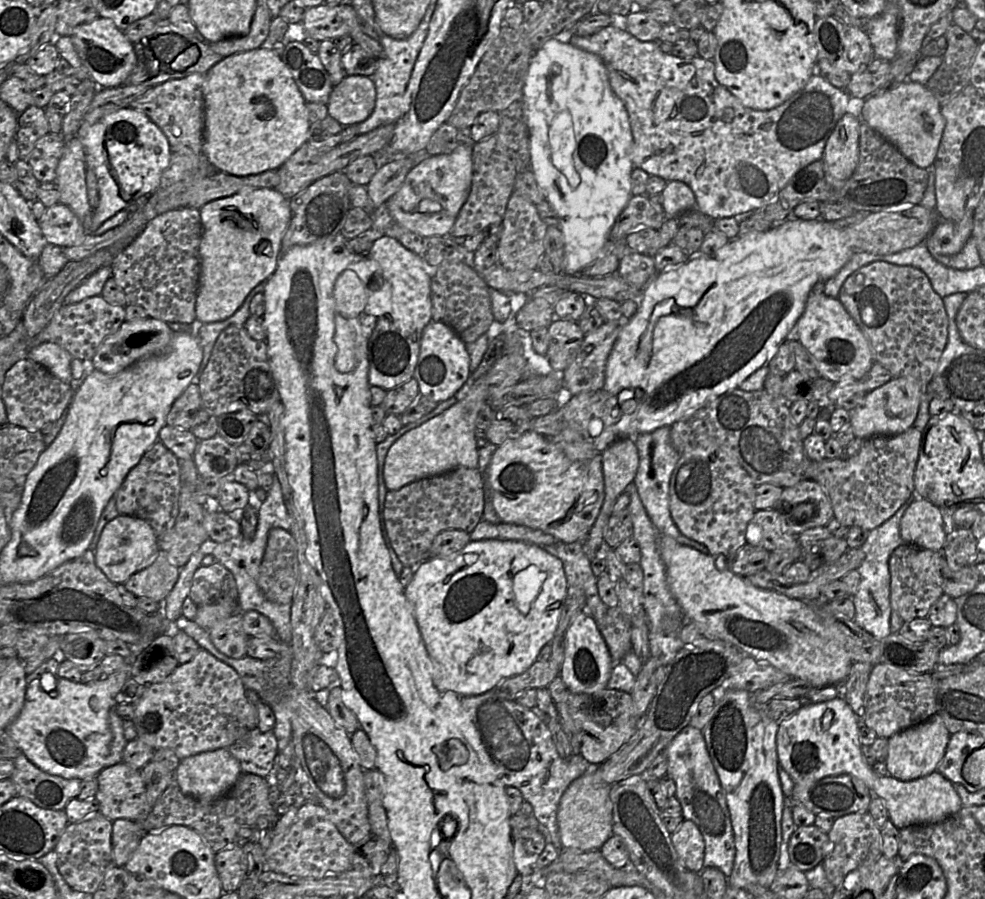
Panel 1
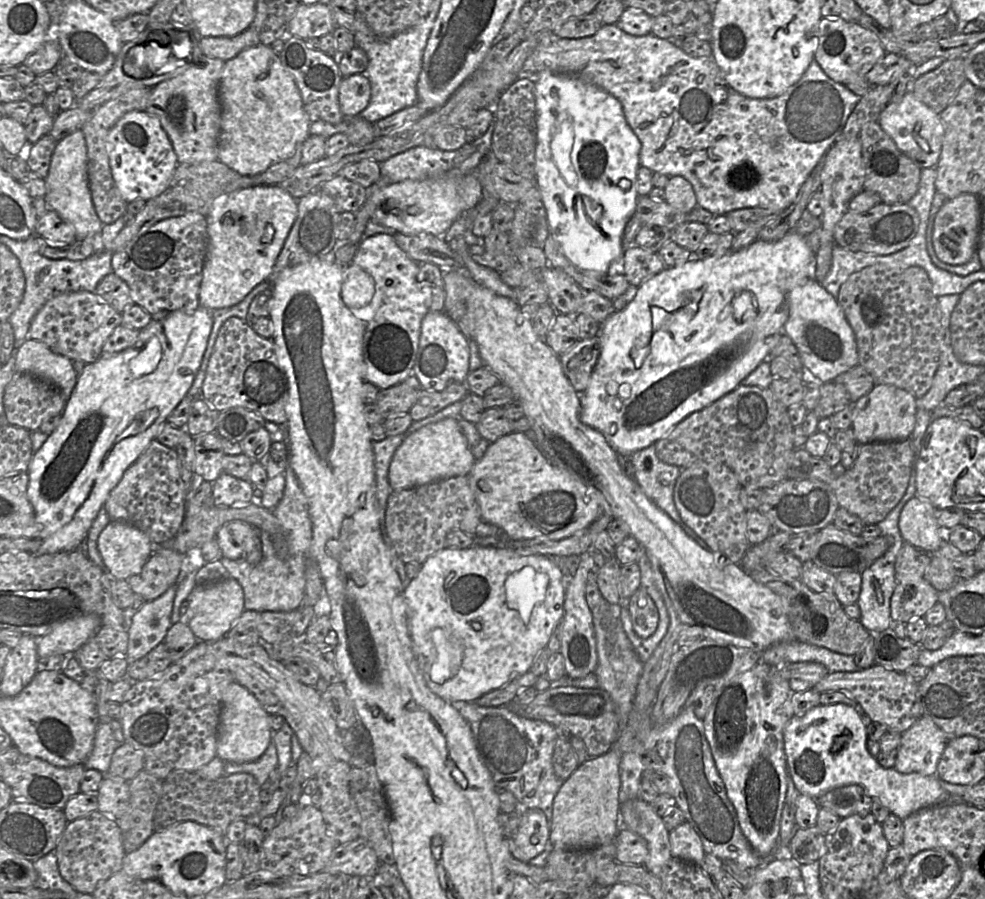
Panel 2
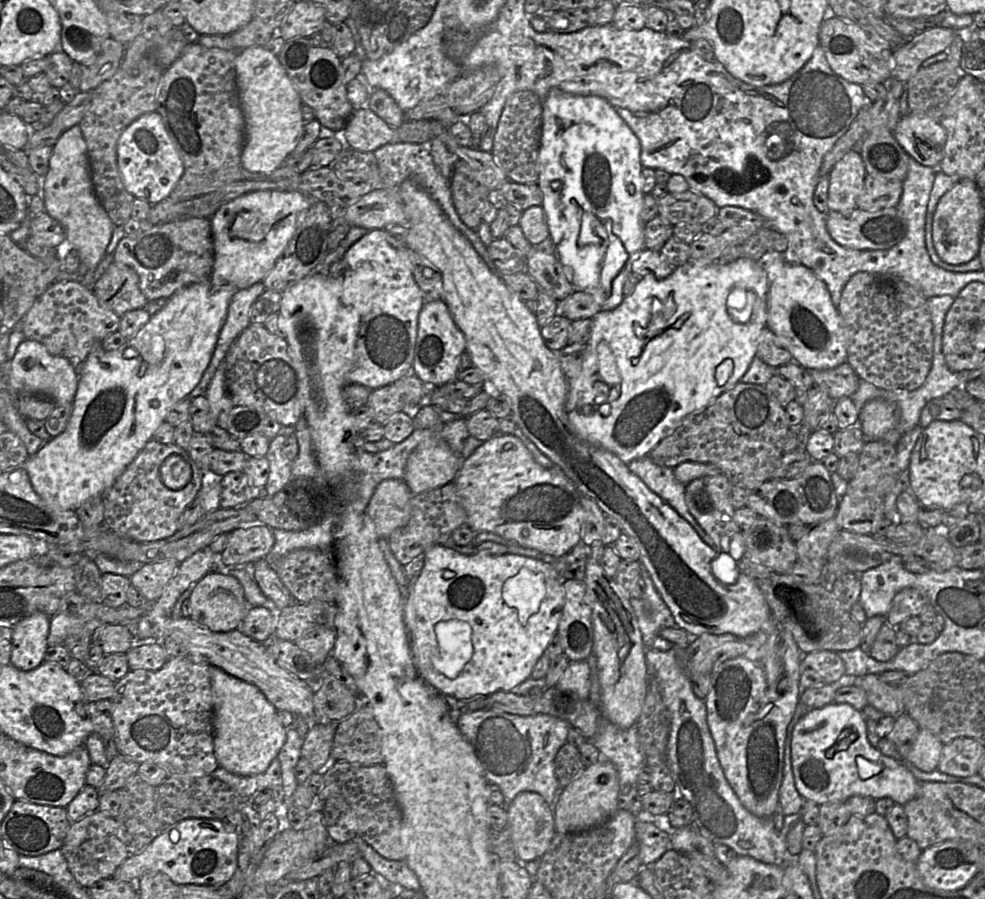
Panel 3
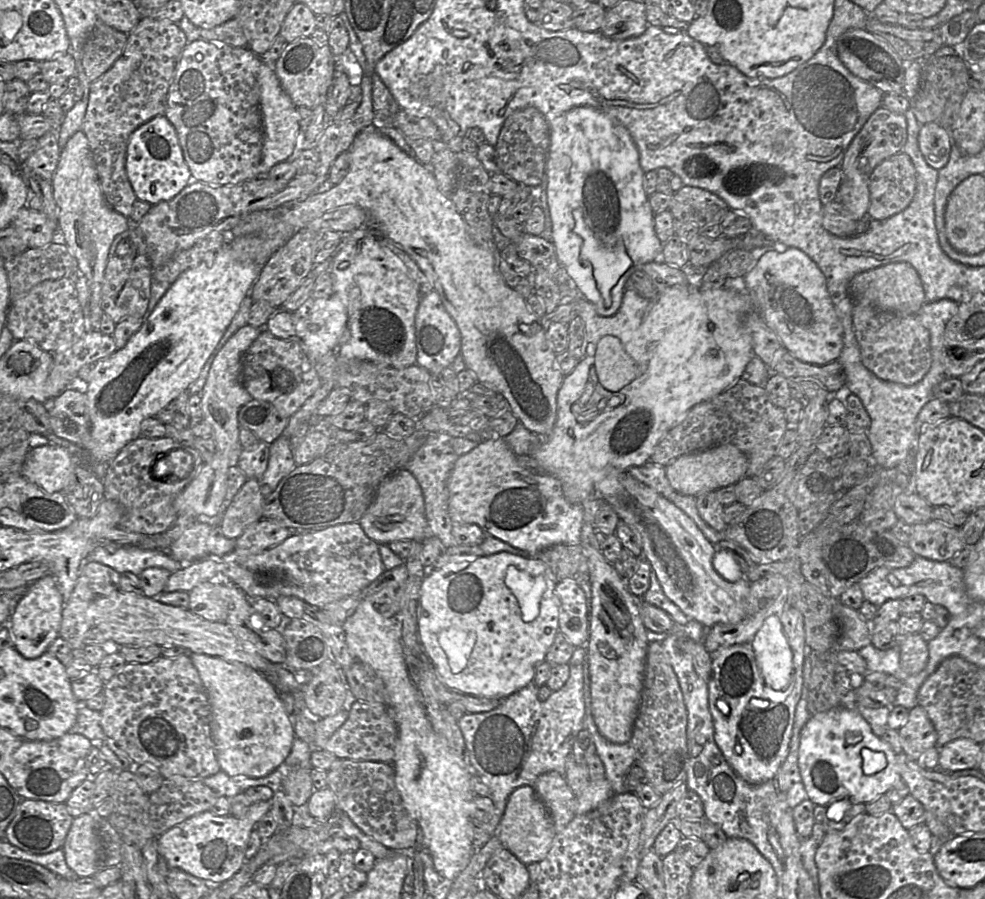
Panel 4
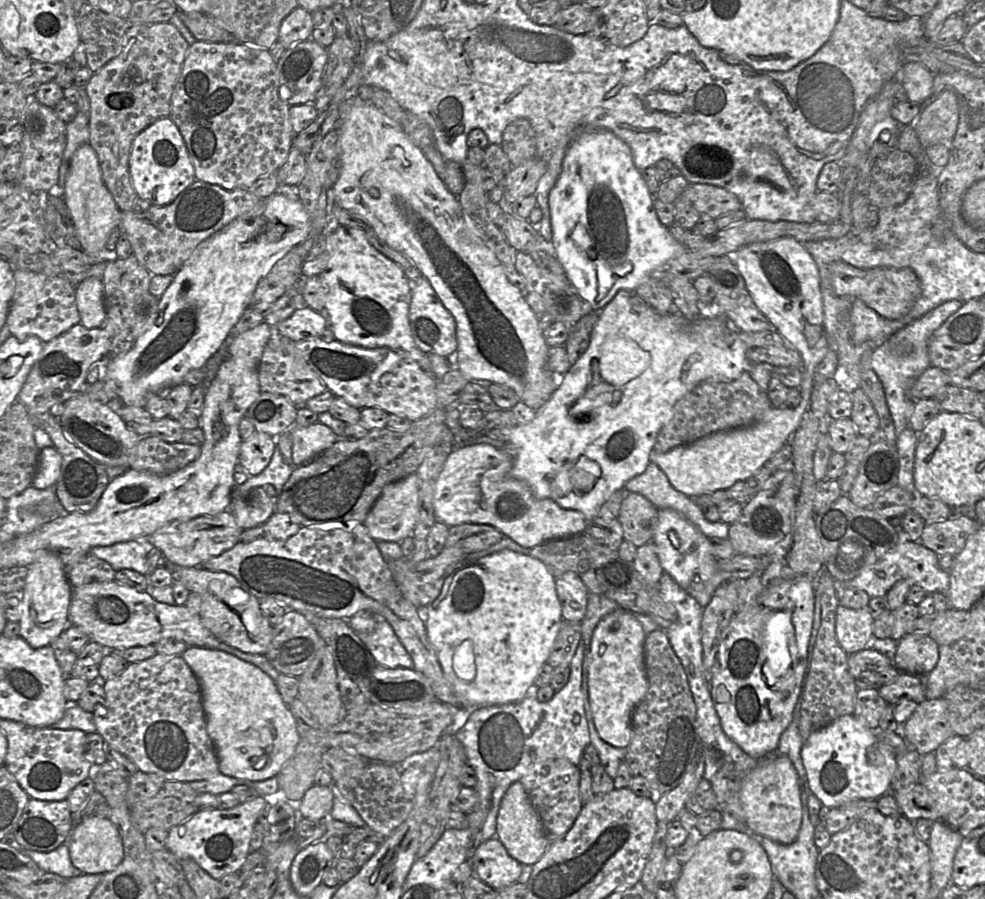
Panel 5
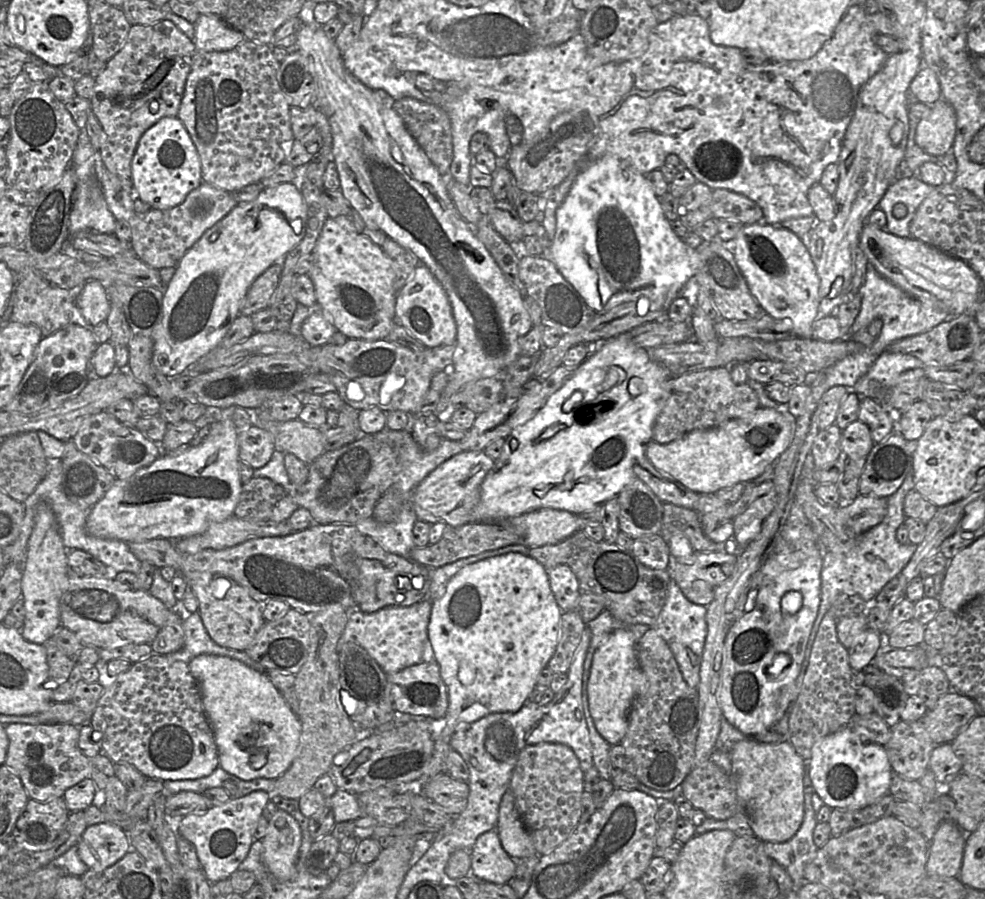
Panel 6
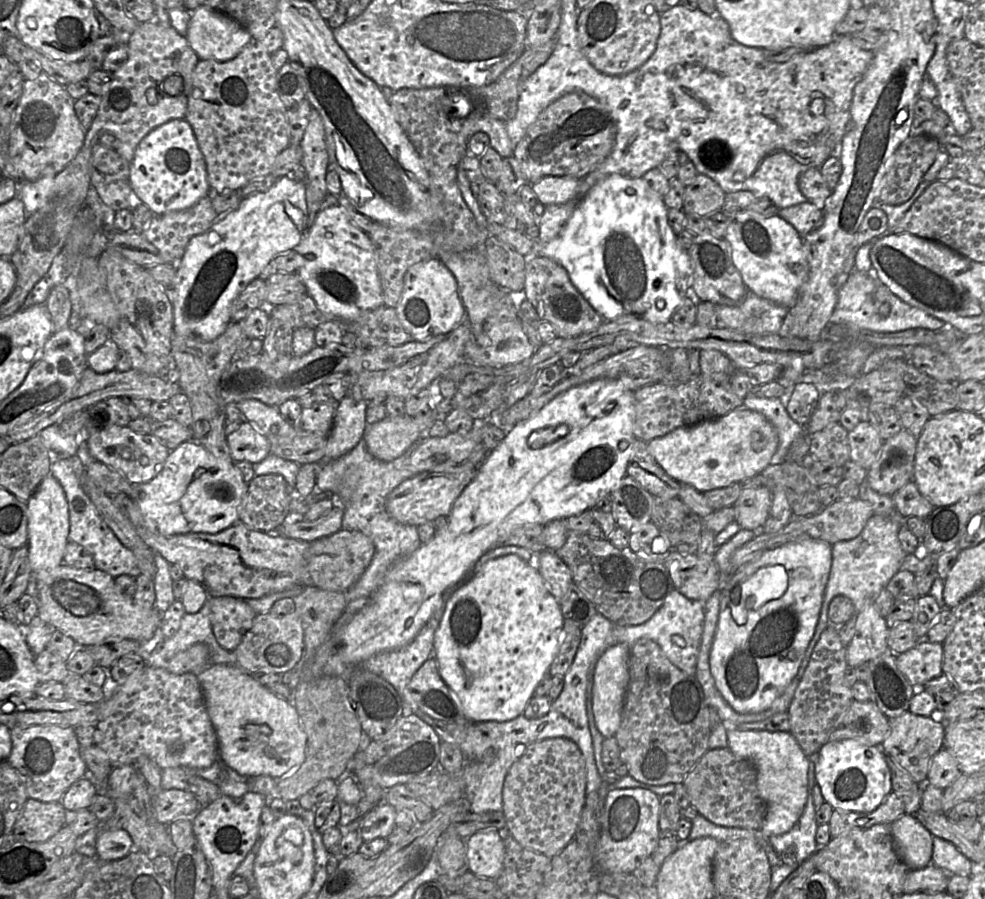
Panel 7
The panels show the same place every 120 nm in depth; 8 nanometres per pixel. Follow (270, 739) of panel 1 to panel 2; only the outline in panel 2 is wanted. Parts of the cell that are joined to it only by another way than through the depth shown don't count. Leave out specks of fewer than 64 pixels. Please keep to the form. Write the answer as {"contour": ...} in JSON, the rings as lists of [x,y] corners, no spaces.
{"contour":[[[272,738],[265,752],[257,760],[244,763],[225,762],[224,775],[236,773],[251,774],[255,777],[262,790],[262,785],[269,778],[270,773],[277,768],[277,764],[277,750]]]}

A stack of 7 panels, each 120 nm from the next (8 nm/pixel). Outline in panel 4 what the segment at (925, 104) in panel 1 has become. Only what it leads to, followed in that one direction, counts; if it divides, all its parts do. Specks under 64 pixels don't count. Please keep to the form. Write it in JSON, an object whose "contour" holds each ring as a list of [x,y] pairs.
{"contour":[[[936,122],[926,123],[920,128],[918,144],[929,166],[939,170],[947,164],[952,149],[949,130]]]}

